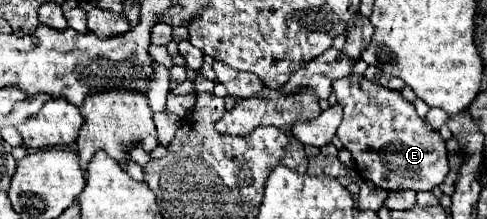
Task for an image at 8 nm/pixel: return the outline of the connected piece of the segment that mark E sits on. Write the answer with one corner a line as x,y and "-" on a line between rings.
364,76
334,80
332,92
336,94
338,104
344,108
338,138
342,140
344,148
352,152
356,170
364,180
384,188
386,192
420,192
442,184
448,172
446,144
442,136
416,114
414,106
406,102
400,92
374,84

